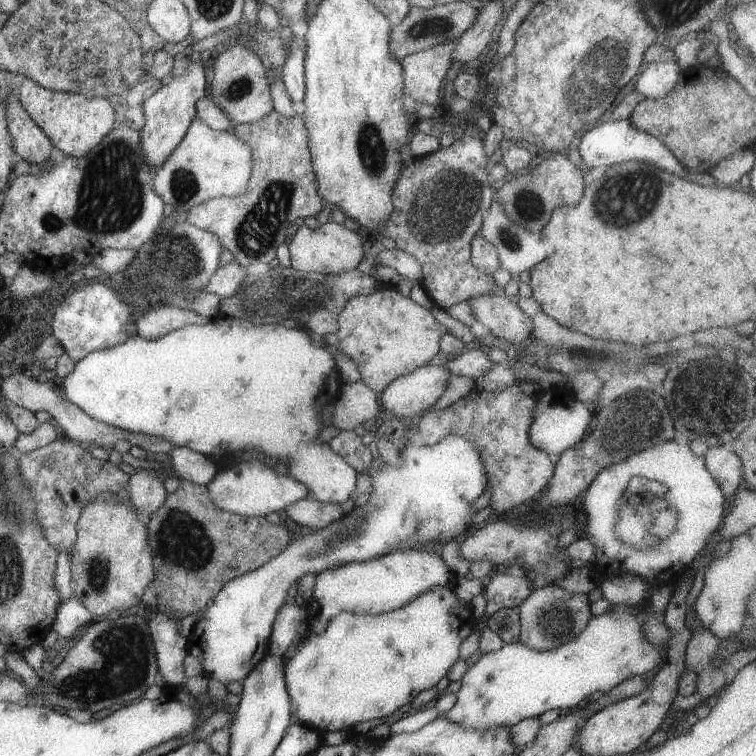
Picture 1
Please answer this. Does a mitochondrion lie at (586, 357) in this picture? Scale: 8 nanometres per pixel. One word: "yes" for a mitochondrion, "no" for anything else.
yes

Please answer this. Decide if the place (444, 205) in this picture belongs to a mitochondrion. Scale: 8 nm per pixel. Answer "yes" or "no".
yes

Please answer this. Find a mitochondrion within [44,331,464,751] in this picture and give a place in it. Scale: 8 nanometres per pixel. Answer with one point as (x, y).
(123, 663)

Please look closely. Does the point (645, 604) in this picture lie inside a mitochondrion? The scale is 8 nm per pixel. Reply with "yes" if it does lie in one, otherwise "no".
no

